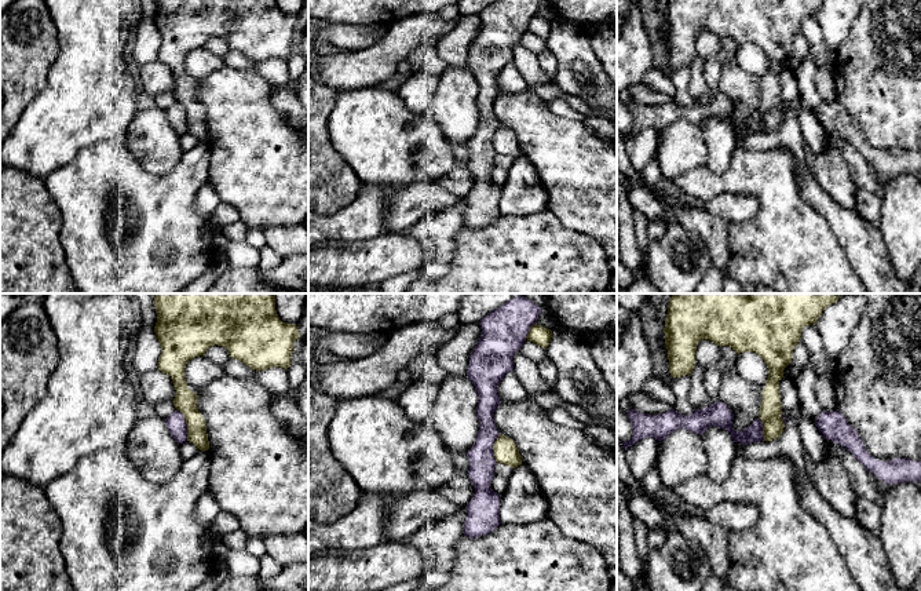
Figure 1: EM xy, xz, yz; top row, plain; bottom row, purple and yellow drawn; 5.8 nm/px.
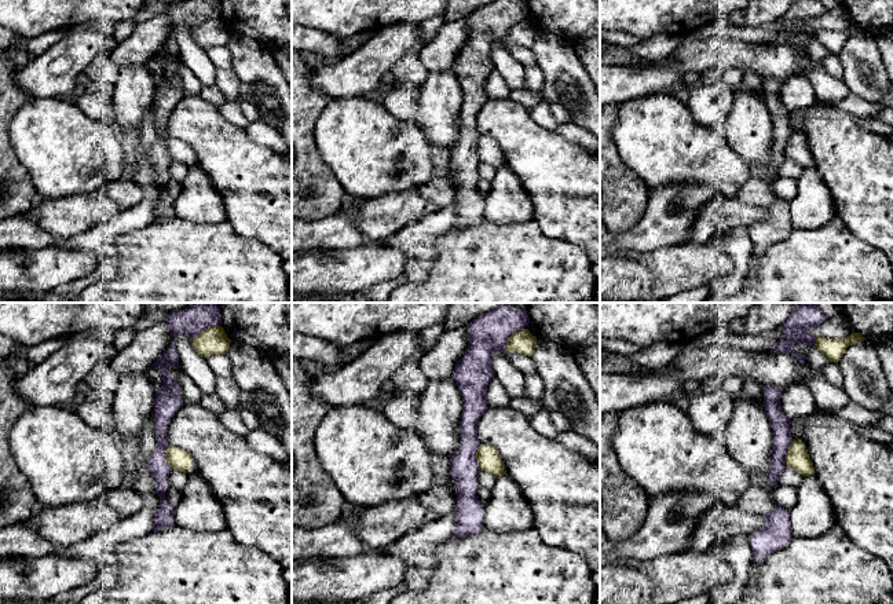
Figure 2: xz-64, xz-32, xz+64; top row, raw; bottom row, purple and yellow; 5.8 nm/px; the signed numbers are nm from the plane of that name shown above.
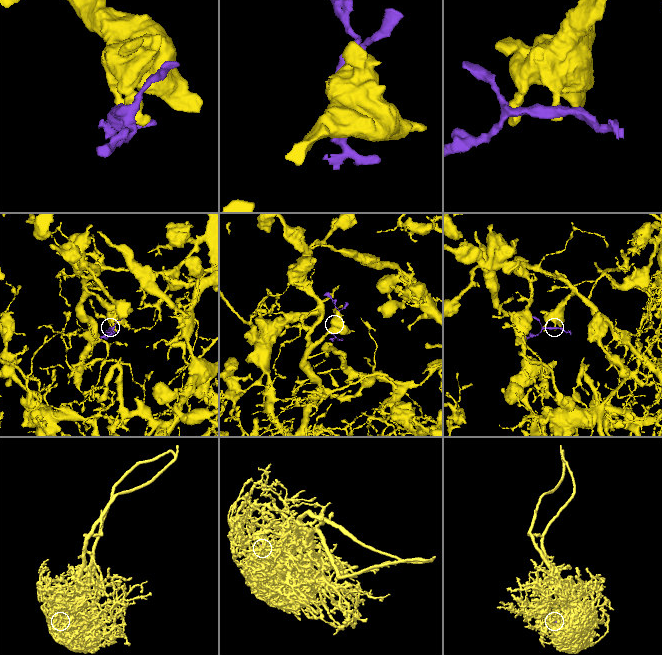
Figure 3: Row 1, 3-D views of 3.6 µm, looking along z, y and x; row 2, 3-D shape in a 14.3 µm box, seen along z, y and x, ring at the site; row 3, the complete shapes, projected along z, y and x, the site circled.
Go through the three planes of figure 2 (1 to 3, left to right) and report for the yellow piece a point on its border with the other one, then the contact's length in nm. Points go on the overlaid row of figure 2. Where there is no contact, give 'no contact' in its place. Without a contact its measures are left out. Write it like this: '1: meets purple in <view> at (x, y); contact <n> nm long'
1: meets purple in xz-64 at (204, 329); contact 200 nm long
2: meets purple in xz-32 at (509, 336); contact 180 nm long
3: meets purple in xz+64 at (786, 451); contact 160 nm long

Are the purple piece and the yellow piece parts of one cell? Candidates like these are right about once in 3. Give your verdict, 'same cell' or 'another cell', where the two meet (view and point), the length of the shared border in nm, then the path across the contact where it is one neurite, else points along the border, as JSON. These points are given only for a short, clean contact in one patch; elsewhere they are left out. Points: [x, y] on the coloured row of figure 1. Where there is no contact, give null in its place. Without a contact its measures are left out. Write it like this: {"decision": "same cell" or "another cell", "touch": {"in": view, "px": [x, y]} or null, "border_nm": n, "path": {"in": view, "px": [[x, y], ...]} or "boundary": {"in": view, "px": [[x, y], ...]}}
{"decision": "another cell", "touch": {"in": "xy", "px": [186, 424]}, "border_nm": 200}

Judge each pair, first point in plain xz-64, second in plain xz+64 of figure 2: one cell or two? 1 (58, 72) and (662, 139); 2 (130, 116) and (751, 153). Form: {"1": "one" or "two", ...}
{"1": "two", "2": "one"}

